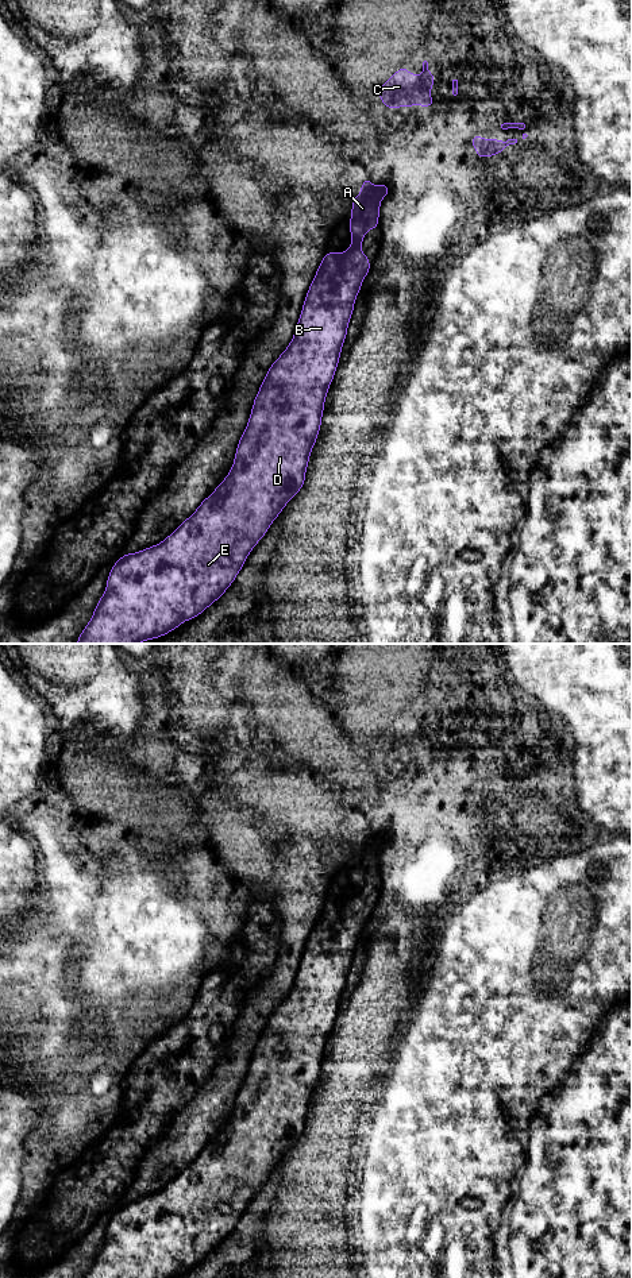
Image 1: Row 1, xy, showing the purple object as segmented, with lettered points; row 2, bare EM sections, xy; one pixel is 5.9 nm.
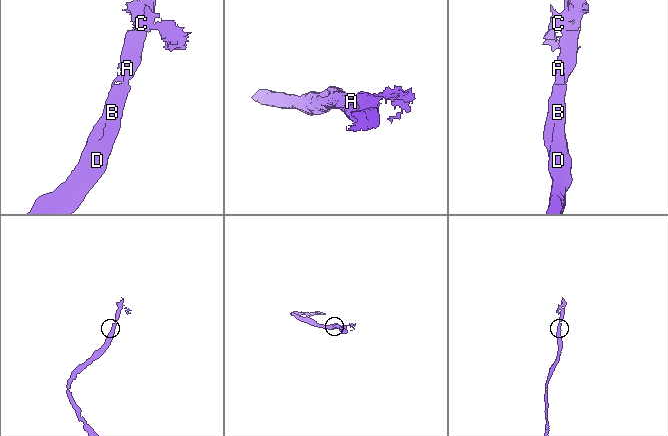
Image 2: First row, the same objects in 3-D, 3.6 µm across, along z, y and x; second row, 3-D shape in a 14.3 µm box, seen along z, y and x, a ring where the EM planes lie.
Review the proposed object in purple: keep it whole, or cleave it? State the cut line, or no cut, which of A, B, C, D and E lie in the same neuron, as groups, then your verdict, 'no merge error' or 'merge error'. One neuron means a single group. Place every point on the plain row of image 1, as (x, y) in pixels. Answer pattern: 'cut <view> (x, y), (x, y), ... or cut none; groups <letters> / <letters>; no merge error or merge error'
cut none; groups A B C D E; no merge error

